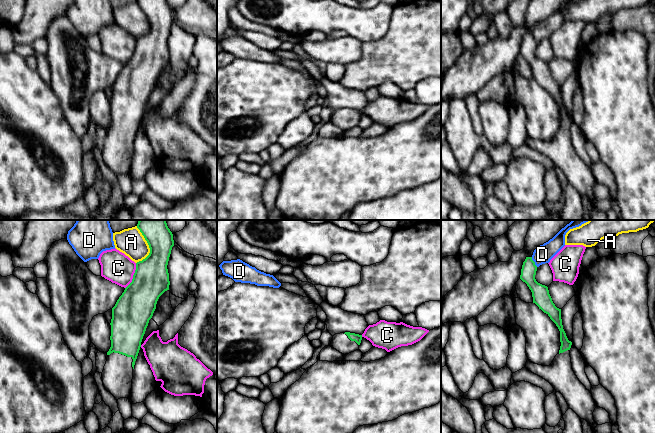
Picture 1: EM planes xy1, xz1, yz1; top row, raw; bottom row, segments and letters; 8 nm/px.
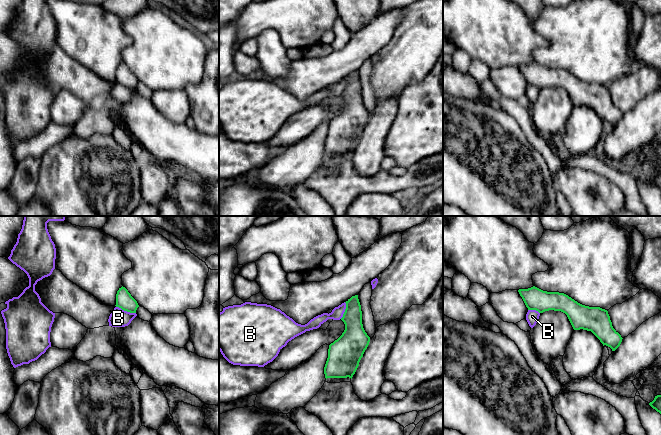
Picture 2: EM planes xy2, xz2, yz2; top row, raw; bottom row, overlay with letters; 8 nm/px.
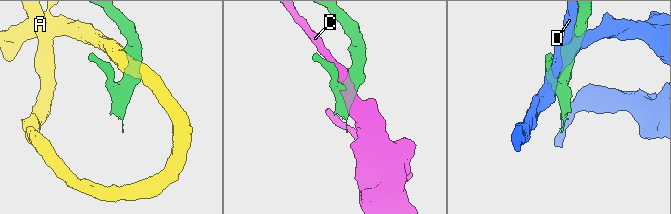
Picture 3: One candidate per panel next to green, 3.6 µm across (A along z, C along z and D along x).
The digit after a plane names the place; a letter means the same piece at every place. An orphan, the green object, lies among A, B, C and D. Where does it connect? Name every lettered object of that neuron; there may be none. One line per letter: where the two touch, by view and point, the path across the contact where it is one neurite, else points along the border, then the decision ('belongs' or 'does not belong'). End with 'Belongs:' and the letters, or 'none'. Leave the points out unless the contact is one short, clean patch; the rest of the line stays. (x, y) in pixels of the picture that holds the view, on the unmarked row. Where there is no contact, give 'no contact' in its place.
A: contact xy1 (149, 22); does not belong
B: contact xy2 (126, 86); border xy2 (116, 82), (135, 89); does not belong
C: contact xy1 (133, 52); does not belong
D: contact yz1 (534, 38); border yz1 (531, 33), (537, 42); does not belong
Belongs: none

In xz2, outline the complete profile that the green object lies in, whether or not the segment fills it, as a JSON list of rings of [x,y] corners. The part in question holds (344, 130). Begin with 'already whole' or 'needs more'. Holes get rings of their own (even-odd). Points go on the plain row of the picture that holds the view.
already whole; [[[358,71],[346,78],[341,96],[345,100],[342,111],[329,121],[328,134],[324,143],[325,154],[351,154],[367,125],[370,113],[362,100],[362,87]]]

